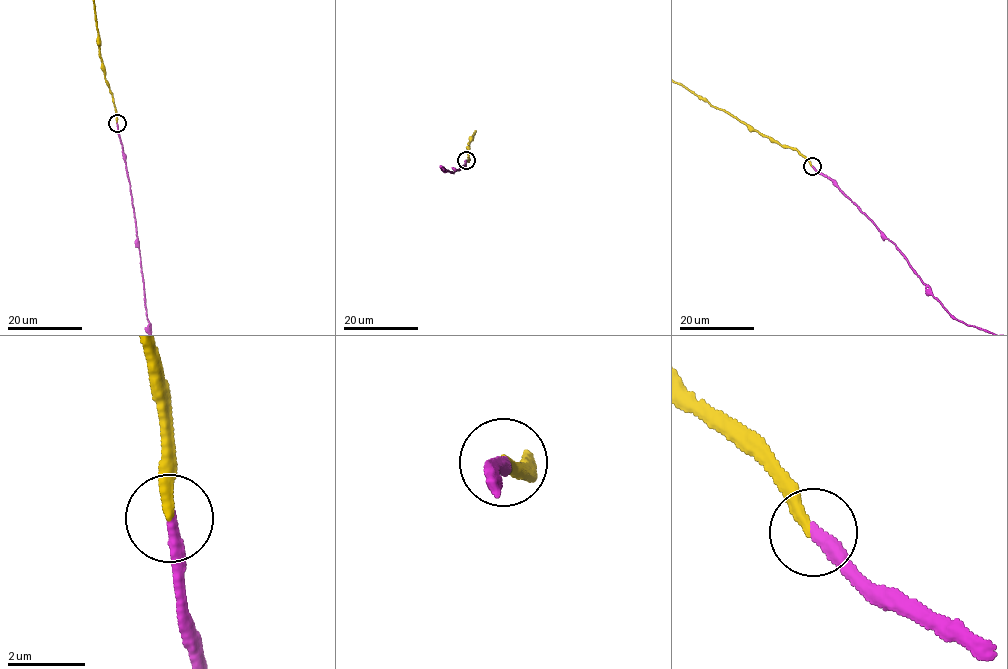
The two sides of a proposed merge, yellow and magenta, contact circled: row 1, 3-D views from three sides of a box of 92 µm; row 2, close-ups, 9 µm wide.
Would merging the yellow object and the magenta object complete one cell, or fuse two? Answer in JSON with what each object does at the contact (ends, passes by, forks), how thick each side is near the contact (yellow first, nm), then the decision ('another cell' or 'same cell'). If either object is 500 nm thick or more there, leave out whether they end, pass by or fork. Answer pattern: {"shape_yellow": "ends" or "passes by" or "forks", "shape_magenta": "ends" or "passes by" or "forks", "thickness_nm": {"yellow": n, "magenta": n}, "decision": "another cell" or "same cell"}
{"shape_yellow": "ends", "shape_magenta": "ends", "thickness_nm": {"yellow": 280, "magenta": 320}, "decision": "same cell"}

